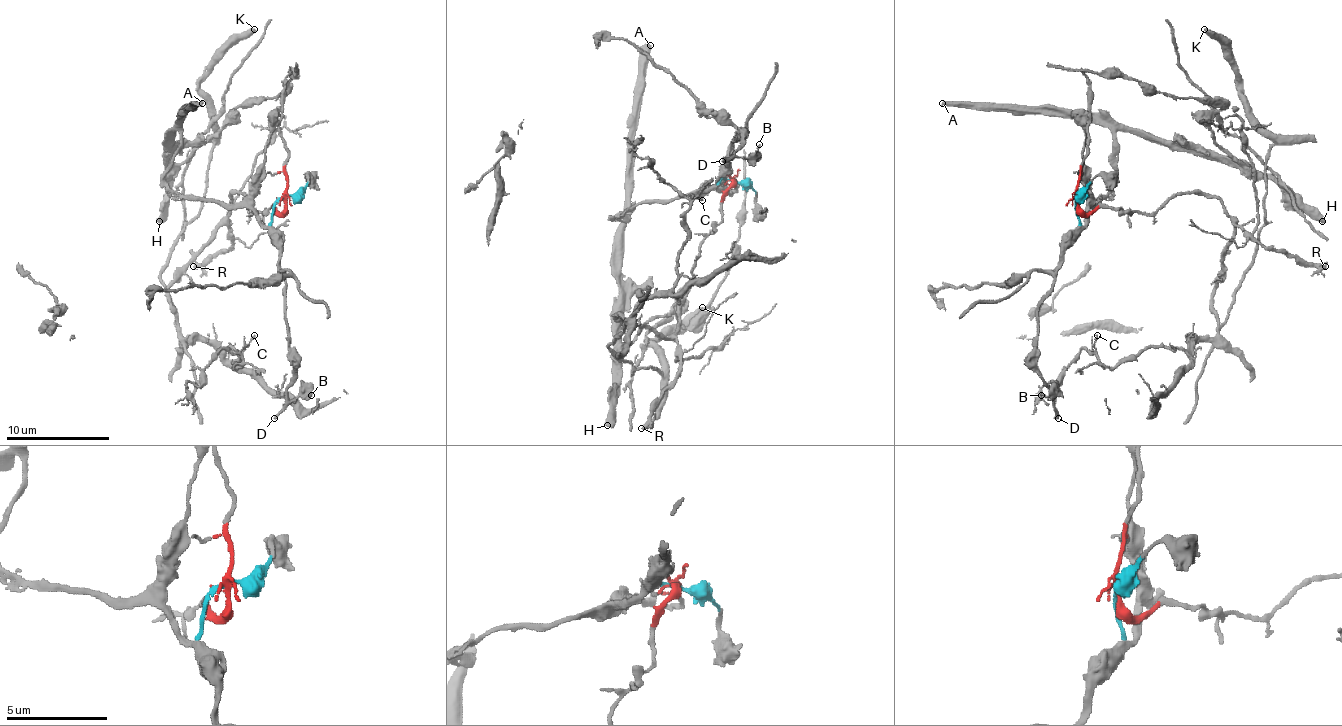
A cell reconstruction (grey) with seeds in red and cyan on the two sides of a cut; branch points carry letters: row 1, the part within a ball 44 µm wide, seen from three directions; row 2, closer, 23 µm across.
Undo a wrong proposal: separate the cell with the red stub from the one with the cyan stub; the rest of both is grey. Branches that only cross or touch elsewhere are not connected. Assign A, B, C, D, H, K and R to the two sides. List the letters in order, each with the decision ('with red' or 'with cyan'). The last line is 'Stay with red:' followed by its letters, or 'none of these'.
A: with cyan
B: with cyan
C: with red
D: with cyan
H: with cyan
K: with red
R: with red
Stay with red: C, K, R

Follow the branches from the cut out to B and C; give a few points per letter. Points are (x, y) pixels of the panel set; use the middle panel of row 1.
B: (731, 180), (718, 182), (734, 156), (734, 141), (742, 138), (734, 154), (747, 159), (760, 143)
C: (731, 180), (679, 328), (664, 338), (630, 328), (617, 317), (674, 286), (685, 211), (703, 200)

